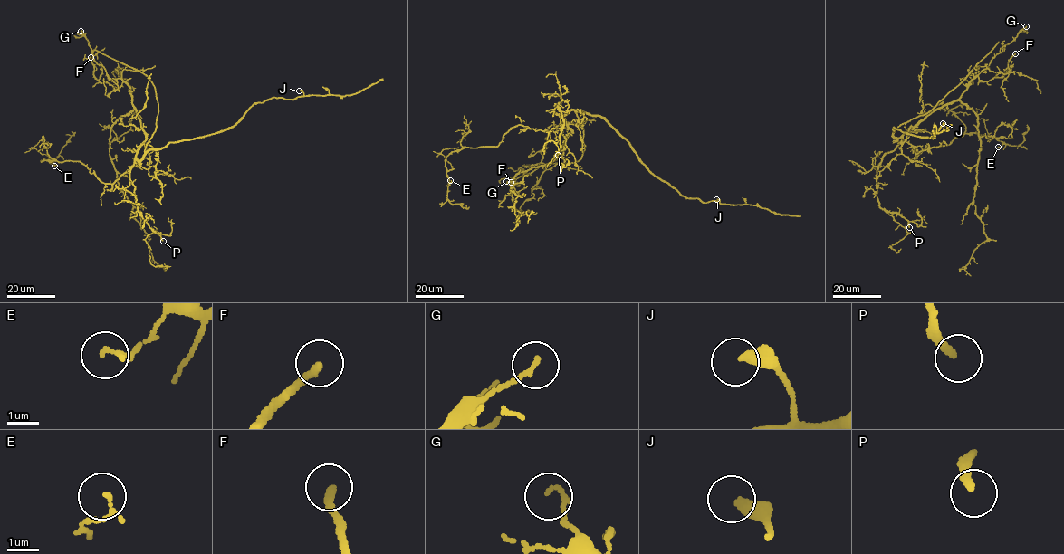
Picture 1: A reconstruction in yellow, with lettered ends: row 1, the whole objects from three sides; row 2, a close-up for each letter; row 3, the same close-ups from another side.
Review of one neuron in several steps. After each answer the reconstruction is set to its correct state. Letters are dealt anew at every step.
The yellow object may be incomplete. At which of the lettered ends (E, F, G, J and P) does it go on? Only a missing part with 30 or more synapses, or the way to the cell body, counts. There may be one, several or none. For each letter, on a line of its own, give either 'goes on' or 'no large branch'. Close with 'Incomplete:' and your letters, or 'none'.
E: no large branch
F: goes on
G: no large branch
J: no large branch
P: goes on
Incomplete: F, P

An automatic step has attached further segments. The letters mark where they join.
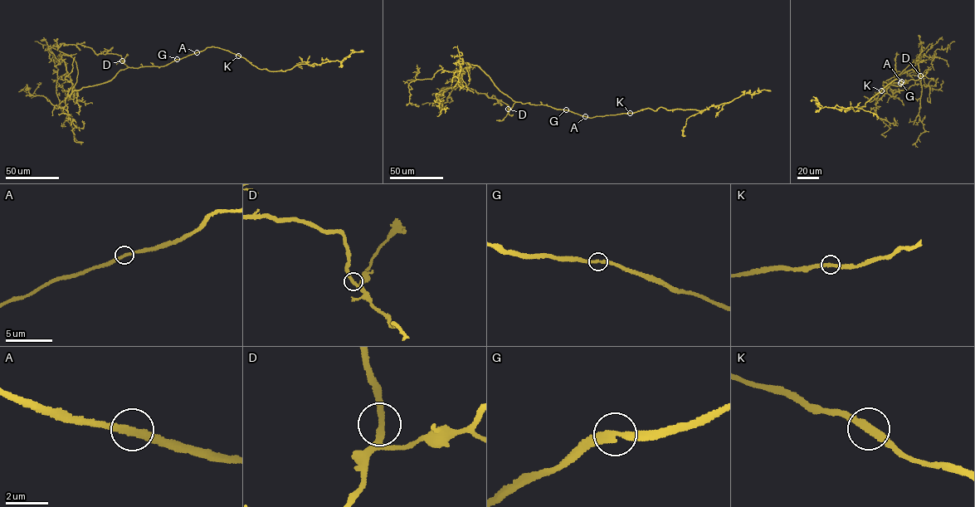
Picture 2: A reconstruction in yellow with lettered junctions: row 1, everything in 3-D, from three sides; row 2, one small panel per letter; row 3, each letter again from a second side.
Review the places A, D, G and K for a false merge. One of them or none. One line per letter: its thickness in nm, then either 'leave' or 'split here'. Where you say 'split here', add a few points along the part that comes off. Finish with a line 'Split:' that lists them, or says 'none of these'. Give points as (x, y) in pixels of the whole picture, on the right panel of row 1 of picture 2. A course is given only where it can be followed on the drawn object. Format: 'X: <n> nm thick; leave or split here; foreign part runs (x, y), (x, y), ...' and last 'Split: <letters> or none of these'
A: 260 nm thick; leave
D: 280 nm thick; leave
G: 280 nm thick; leave
K: 260 nm thick; leave
Split: none of these

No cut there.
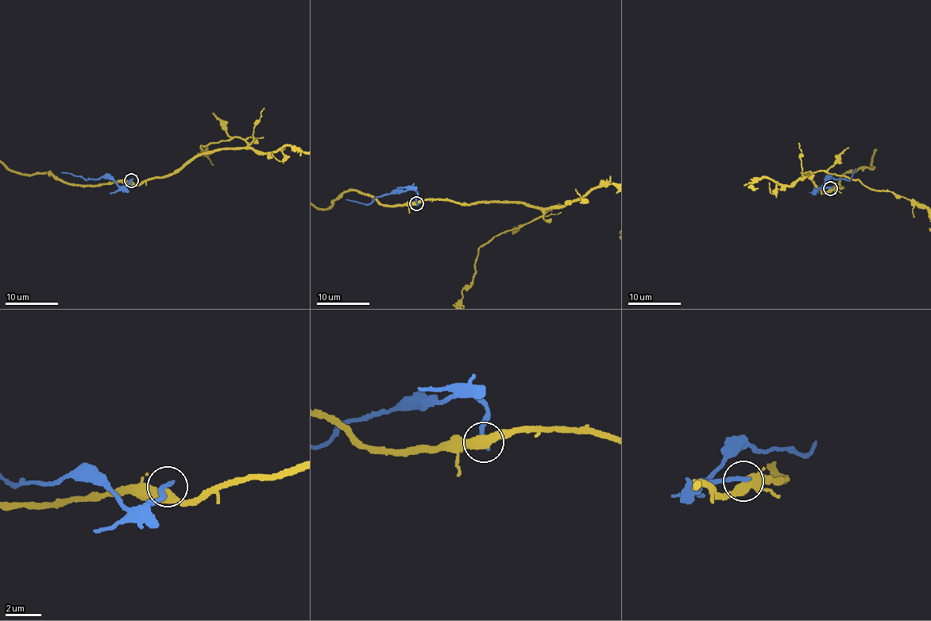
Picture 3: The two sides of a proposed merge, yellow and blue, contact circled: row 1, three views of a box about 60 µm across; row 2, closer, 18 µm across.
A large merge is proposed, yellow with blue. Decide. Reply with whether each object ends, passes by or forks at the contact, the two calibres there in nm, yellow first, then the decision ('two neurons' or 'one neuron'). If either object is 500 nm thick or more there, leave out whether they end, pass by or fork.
yellow passes by | blue ends | 480/260 nm | two neurons

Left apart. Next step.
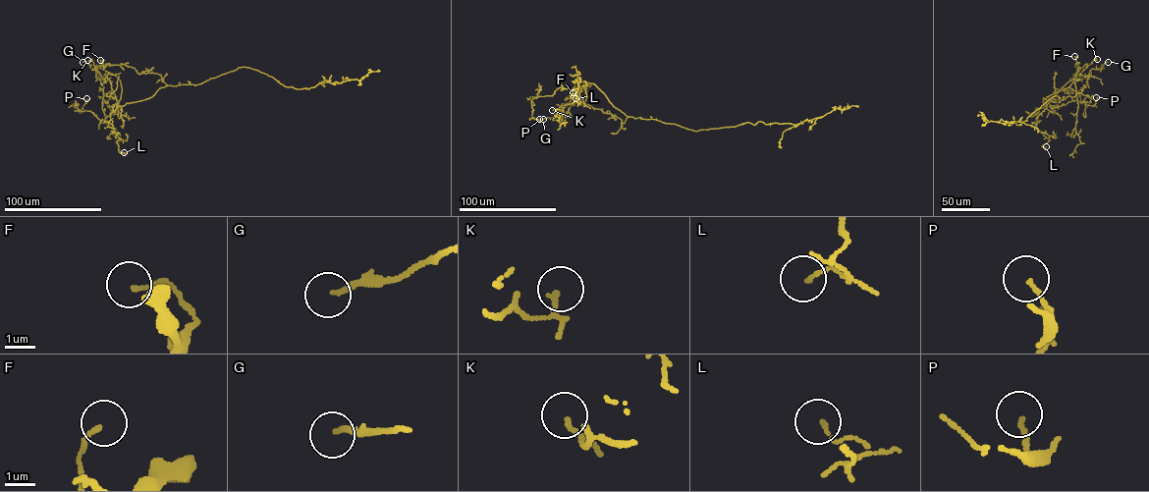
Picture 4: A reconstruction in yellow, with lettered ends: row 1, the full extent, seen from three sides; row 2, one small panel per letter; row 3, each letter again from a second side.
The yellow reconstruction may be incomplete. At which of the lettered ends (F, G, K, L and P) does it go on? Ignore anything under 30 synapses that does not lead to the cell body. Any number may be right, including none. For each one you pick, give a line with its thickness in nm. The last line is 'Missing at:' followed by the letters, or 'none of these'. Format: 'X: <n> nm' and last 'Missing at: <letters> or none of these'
Missing at: none of these

